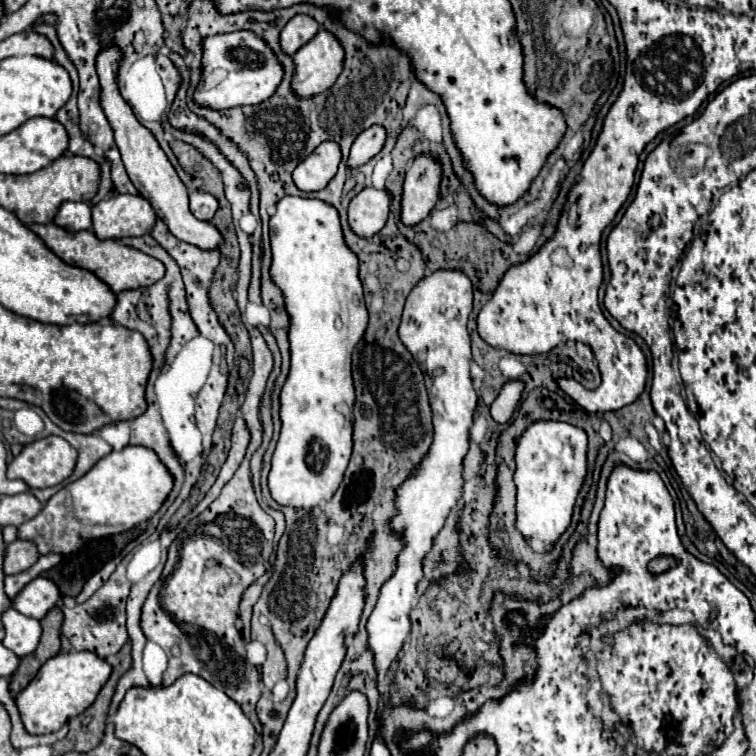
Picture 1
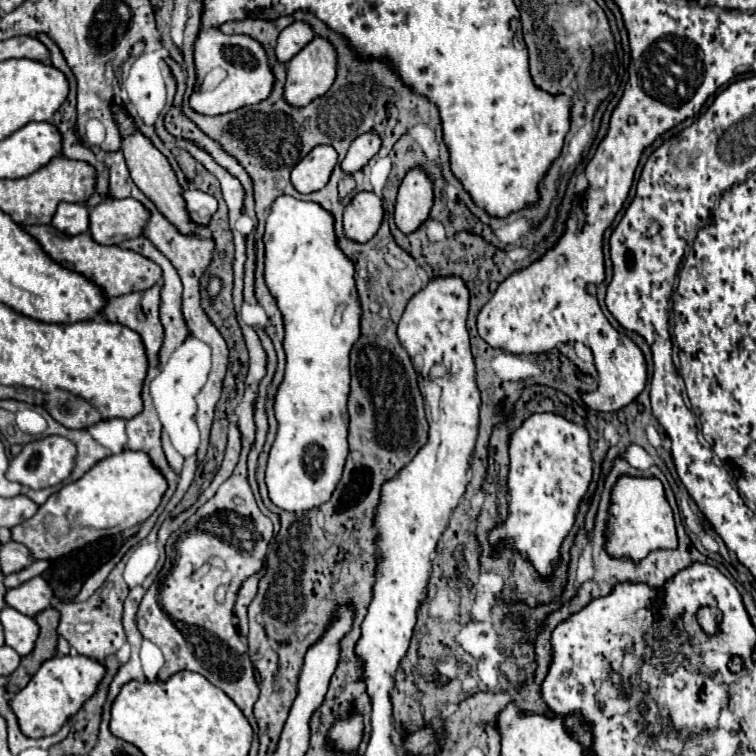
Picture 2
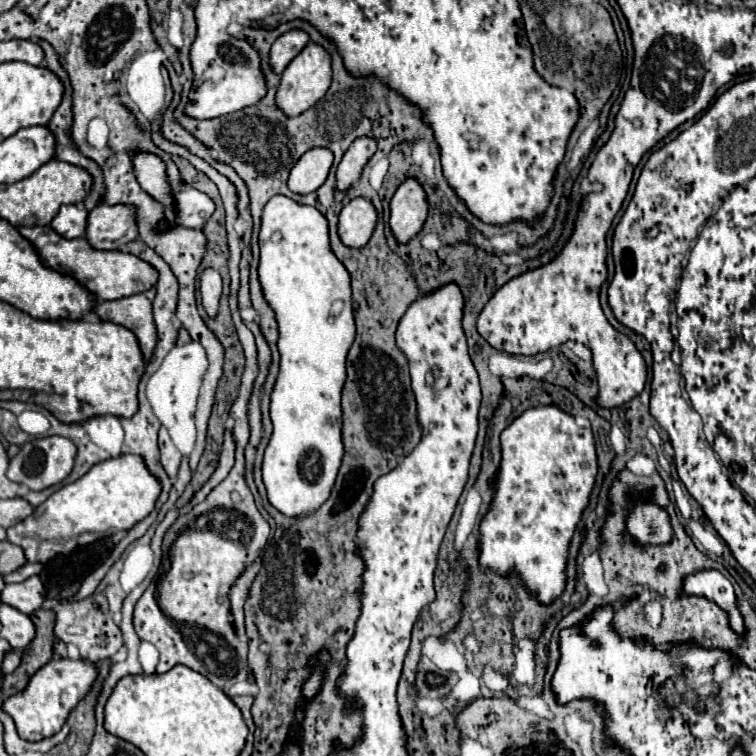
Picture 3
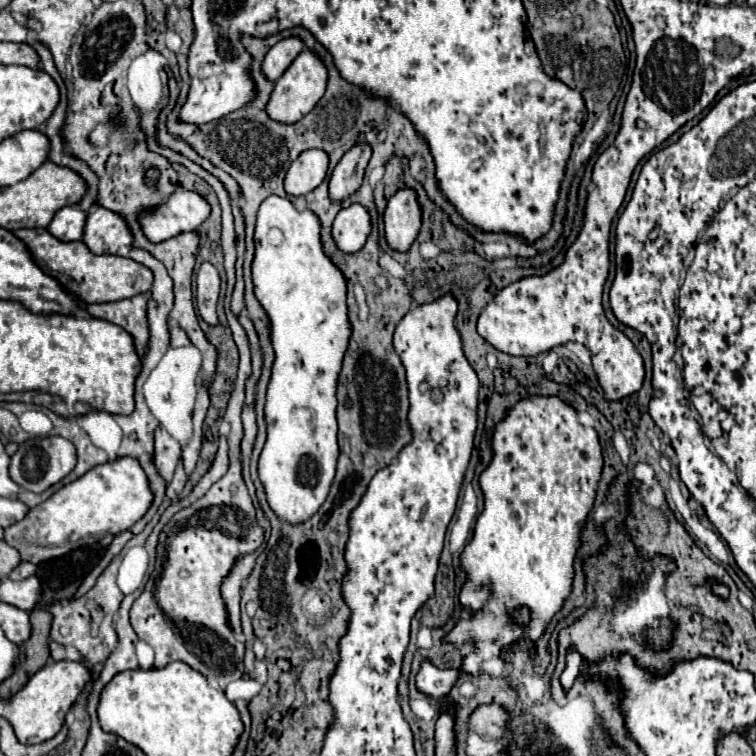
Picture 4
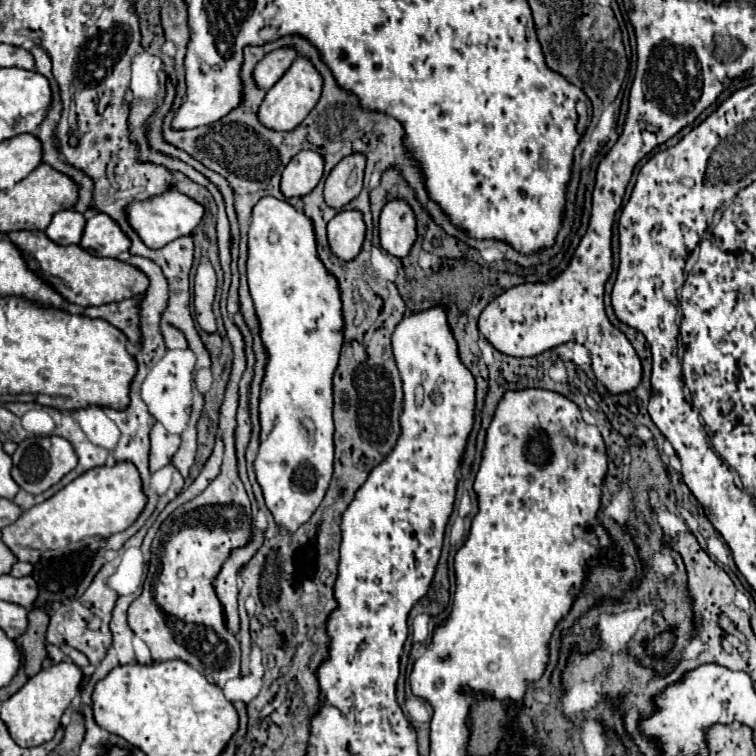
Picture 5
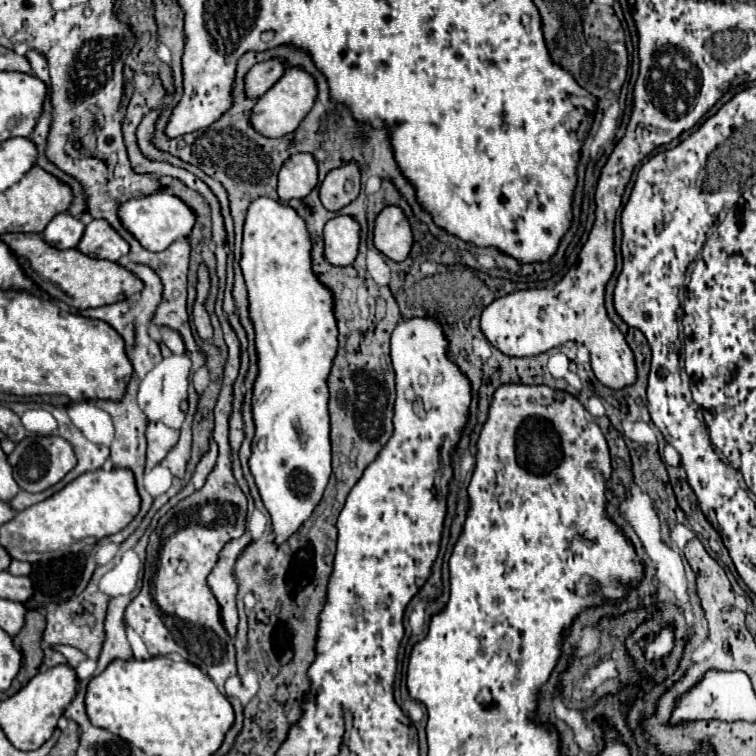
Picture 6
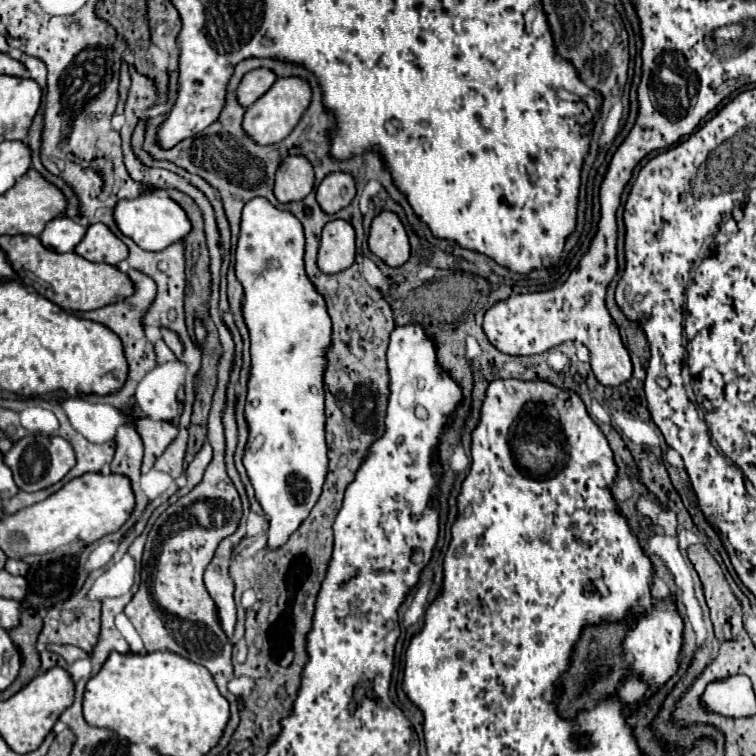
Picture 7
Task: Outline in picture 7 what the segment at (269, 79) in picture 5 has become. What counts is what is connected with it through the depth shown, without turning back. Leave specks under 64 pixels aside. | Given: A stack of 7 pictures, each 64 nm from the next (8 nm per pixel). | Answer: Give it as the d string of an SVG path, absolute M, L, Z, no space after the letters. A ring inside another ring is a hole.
M254 68L242 78L238 86L238 102L242 106L254 104L276 82L276 78L278 76L268 68Z

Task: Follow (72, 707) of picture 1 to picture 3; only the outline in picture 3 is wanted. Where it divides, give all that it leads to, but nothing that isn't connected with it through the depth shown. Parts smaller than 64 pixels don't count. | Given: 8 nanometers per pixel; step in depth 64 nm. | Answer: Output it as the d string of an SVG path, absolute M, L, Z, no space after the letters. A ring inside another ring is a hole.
M52 658L48 664L44 664L28 682L28 686L4 700L4 712L8 712L18 728L18 734L24 740L36 742L48 736L54 736L64 726L68 714L76 708L76 704L90 692L94 680L98 678L96 664L80 658Z

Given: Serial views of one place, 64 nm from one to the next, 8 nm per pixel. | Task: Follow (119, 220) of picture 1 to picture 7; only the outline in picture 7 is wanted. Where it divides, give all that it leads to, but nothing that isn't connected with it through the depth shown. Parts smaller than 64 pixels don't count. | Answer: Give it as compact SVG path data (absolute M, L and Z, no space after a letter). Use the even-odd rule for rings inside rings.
M106 224L88 226L82 242L74 248L74 252L90 262L108 262L114 266L128 256L126 244Z

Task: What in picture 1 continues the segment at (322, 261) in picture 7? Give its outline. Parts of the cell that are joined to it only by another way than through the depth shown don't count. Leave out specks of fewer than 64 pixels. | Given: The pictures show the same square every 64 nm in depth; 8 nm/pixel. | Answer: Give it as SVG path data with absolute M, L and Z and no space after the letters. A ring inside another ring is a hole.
M368 186L358 192L348 206L348 222L358 236L374 236L380 232L388 220L392 204L392 194L382 188Z

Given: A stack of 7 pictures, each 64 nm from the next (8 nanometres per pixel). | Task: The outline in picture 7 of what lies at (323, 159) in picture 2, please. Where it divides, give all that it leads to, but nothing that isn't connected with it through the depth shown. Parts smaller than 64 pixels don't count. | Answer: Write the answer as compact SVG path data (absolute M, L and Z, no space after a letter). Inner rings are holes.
M288 156L276 172L274 194L278 202L294 202L306 198L314 188L314 168L304 156Z

